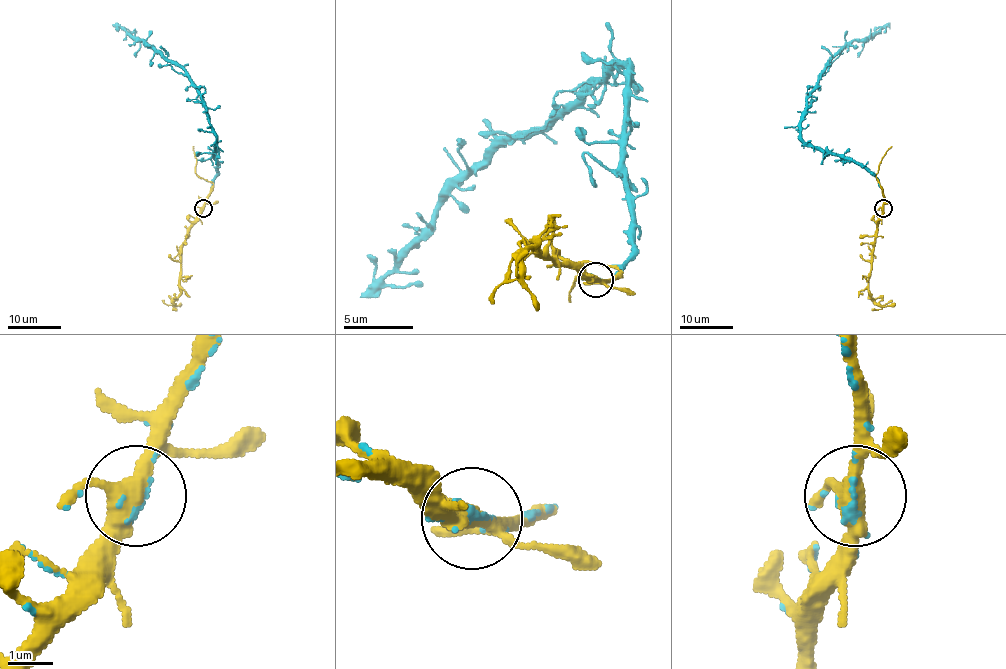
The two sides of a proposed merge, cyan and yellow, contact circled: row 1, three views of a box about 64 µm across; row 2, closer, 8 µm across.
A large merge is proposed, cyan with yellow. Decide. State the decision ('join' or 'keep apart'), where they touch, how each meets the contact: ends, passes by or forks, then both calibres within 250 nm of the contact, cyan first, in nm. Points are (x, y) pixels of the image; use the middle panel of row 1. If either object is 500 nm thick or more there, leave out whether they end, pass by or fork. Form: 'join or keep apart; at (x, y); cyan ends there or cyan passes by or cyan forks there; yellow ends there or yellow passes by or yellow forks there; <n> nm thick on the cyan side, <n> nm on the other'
join; at (595, 279); cyan ends there; yellow forks there; 110 nm thick on the cyan side, 360 nm on the other

